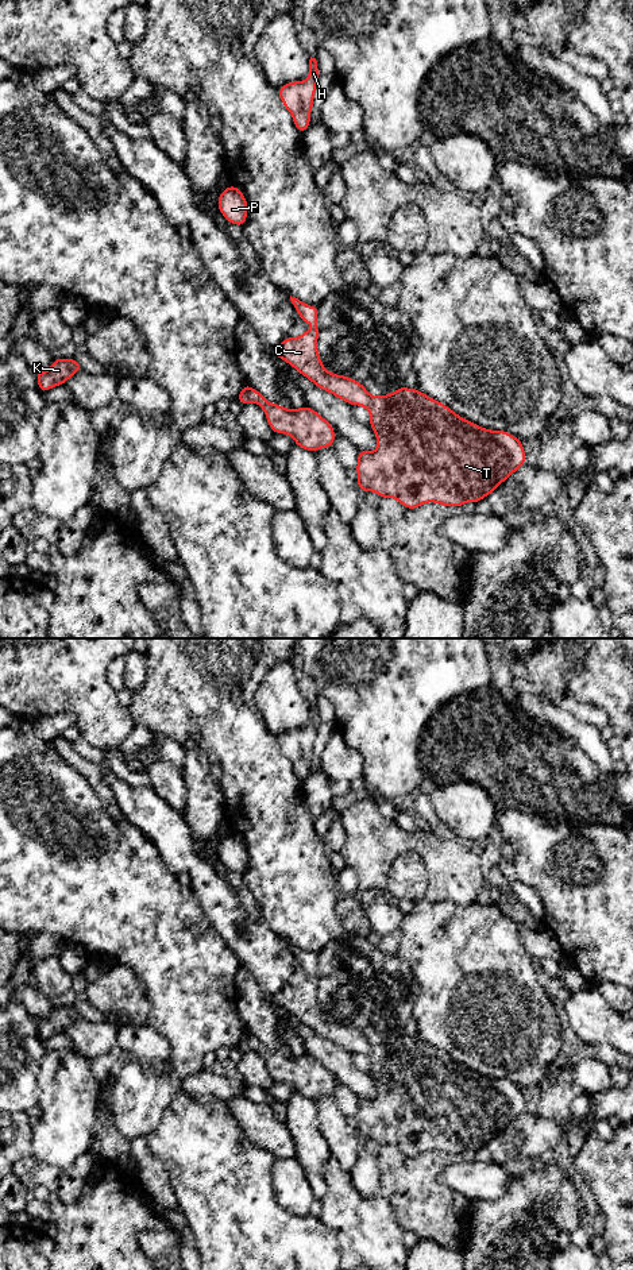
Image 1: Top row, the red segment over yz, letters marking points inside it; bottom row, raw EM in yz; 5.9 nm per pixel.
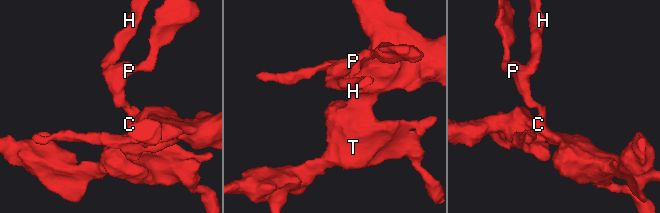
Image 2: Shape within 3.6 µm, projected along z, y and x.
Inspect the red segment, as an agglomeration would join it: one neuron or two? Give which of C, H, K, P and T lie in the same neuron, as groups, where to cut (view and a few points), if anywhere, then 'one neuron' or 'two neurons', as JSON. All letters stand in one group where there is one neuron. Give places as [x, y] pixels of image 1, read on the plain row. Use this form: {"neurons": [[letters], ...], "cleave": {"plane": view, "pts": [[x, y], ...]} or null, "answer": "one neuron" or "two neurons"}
{"neurons": [["C", "H", "K", "P", "T"]], "cleave": null, "answer": "one neuron"}

